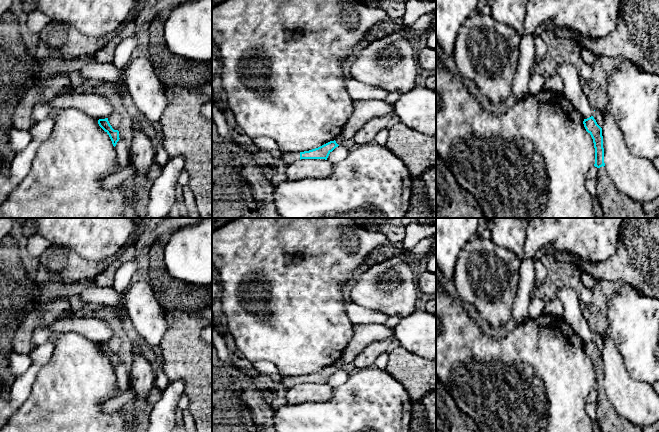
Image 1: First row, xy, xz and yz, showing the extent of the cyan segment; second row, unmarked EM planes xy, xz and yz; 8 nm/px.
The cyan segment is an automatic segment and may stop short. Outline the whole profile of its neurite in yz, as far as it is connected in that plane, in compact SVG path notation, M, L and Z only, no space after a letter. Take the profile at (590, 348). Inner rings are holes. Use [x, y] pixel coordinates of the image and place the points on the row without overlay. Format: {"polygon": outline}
{"polygon": "M593 340L583 345L586 355L591 359L595 372L595 388L598 392L597 422L601 432L643 432L643 427L635 425L620 416L607 398L604 387L602 352Z"}

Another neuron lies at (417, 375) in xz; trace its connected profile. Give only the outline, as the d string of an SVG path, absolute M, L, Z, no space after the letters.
M399 347L389 354L385 370L405 388L412 401L421 401L425 395L436 390L436 359L428 360Z

